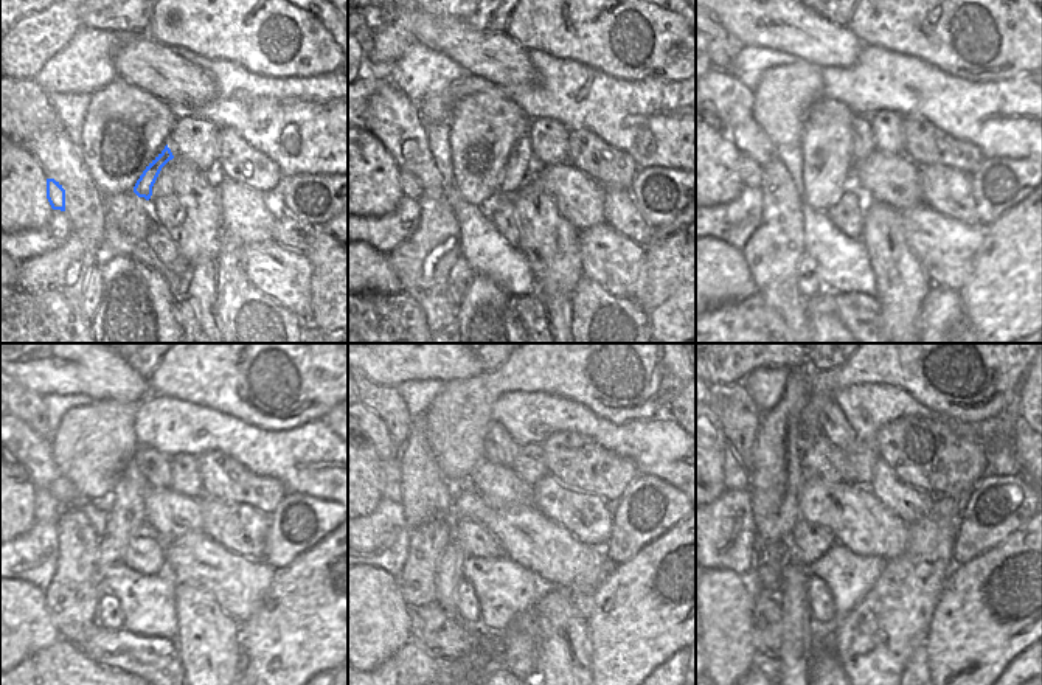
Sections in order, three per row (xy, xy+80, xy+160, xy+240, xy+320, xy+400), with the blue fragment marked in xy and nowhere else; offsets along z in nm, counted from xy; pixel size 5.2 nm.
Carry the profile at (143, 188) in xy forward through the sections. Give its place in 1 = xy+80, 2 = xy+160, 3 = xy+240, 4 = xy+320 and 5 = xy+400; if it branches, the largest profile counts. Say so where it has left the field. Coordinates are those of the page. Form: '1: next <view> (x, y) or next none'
1: next xy+80 (519, 166)
2: next xy+160 (862, 145)
3: next xy+240 (156, 468)
4: next xy+320 (499, 448)
5: next xy+400 (836, 427)

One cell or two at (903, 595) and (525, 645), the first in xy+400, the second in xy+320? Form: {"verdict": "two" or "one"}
{"verdict": "one"}

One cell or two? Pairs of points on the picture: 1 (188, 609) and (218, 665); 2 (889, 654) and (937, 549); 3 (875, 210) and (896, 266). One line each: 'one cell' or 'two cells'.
1: one cell
2: one cell
3: one cell

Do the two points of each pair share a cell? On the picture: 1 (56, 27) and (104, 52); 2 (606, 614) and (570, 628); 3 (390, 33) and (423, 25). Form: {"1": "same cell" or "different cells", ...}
{"1": "different cells", "2": "different cells", "3": "different cells"}

